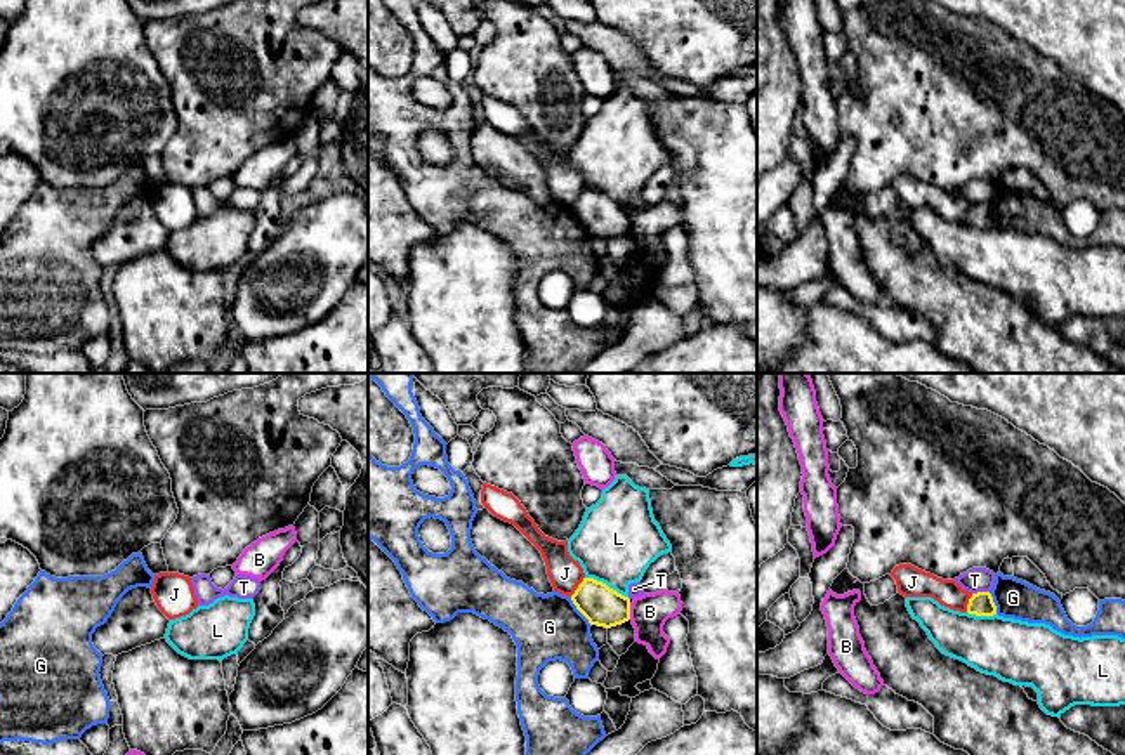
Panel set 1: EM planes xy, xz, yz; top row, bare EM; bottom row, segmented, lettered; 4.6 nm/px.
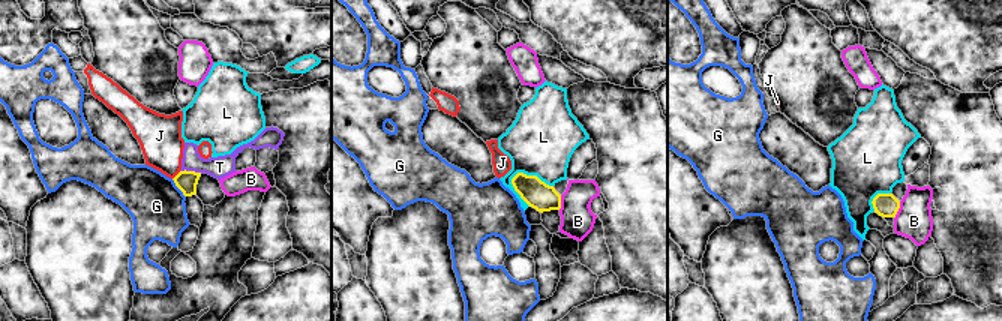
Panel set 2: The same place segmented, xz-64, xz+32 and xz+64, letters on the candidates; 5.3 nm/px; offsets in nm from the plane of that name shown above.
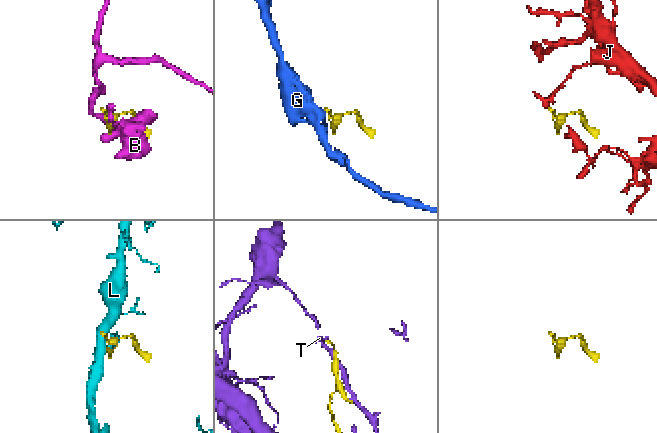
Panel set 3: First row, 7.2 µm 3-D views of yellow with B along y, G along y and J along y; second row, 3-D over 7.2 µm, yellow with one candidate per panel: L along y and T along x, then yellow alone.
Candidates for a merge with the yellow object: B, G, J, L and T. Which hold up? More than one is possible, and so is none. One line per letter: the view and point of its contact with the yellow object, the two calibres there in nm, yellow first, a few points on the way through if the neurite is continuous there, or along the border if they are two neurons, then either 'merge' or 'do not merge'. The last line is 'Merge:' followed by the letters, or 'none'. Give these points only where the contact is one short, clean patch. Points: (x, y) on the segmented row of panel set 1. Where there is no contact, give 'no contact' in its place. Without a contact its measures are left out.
B: contact xz (629, 613); calibres 190 and 170 nm; do not merge
G: contact xz (578, 610); calibres 190 and 300 nm; border xz (570, 597), (591, 625); do not merge
J: contact xz (578, 587); calibres 190 and 160 nm; border xz (584, 577), (570, 596); do not merge
L: contact xz (605, 584); calibres 190 and 380 nm; do not merge
T: contact yz (980, 592); calibres 110 and 110 nm; border yz (988, 590), (973, 594); do not merge
Merge: none

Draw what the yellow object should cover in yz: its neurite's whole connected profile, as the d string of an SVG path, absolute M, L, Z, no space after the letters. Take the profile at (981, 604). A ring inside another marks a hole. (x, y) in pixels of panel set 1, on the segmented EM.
M990 592L972 594L967 604L967 613L976 616L993 616L997 614L997 606Z

